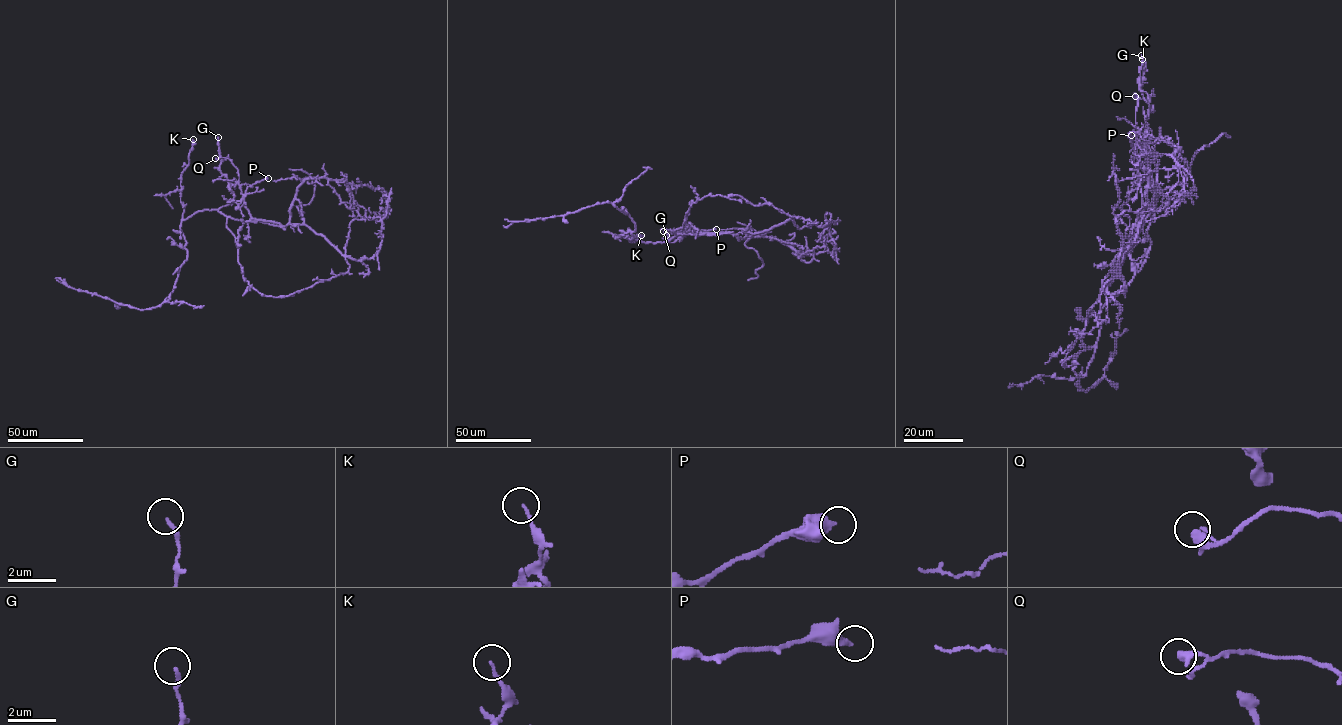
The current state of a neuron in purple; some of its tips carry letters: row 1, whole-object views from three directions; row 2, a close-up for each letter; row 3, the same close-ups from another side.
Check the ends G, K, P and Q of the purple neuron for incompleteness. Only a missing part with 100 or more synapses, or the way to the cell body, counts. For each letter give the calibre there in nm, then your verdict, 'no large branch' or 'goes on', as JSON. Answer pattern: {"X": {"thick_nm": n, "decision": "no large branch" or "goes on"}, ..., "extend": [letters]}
{"G": {"thick_nm": 170, "decision": "no large branch"}, "K": {"thick_nm": 110, "decision": "no large branch"}, "P": {"thick_nm": 440, "decision": "no large branch"}, "Q": {"thick_nm": 360, "decision": "no large branch"}, "extend": []}

